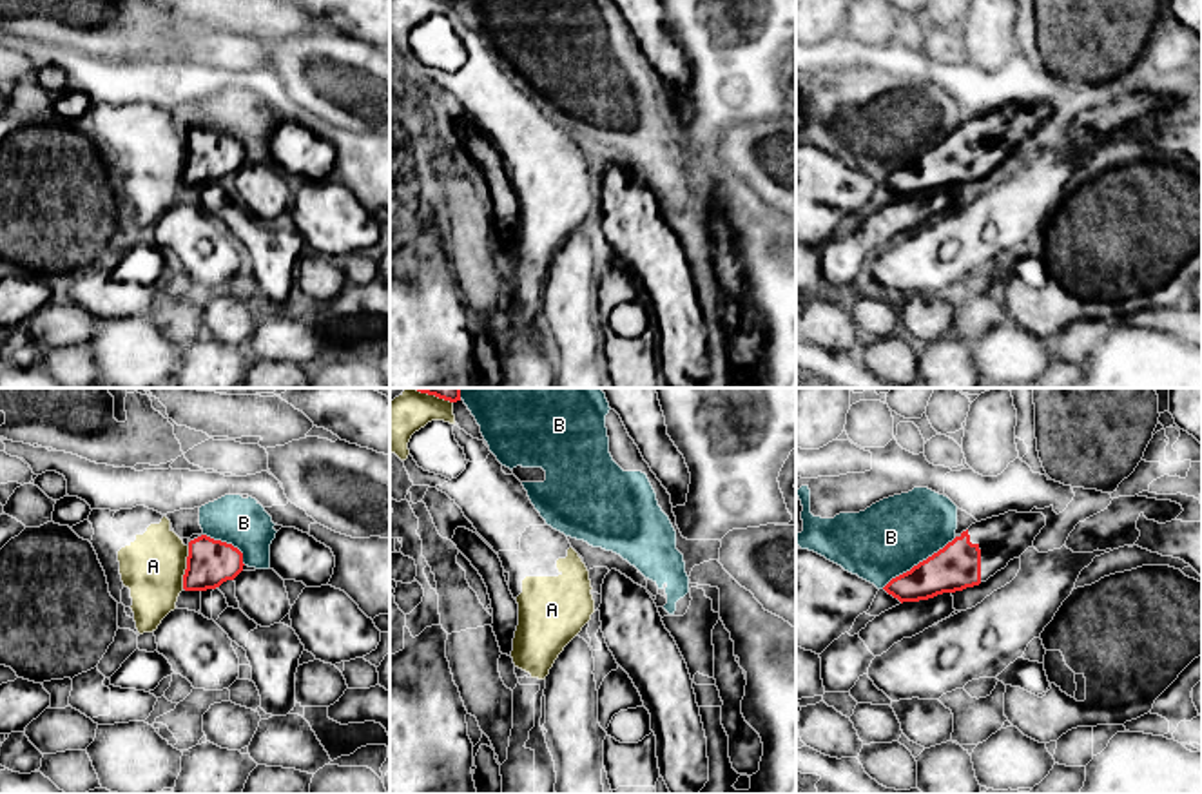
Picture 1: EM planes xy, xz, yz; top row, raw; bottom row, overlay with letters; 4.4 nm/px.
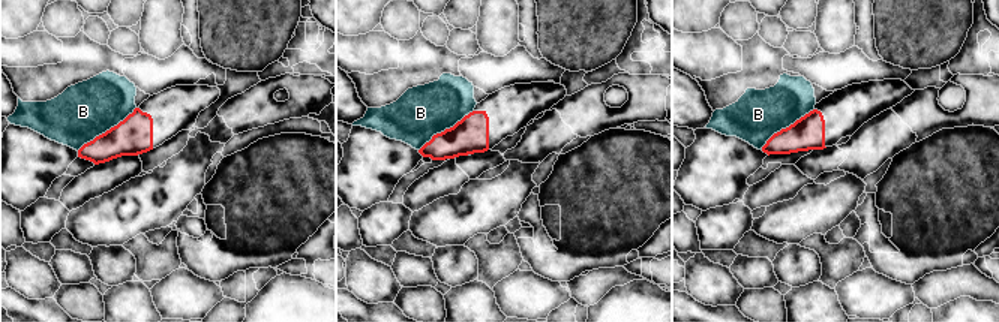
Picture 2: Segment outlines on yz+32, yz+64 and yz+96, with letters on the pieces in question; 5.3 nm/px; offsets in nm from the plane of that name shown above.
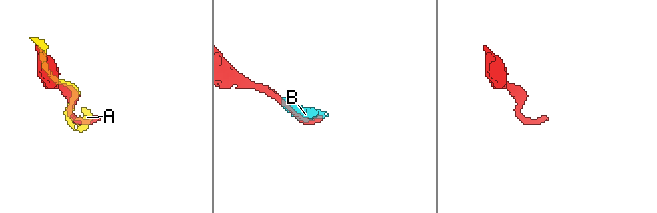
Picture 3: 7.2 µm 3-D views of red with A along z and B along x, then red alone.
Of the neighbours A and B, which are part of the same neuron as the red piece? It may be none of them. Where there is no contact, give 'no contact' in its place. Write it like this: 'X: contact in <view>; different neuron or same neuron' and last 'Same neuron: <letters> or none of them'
A: contact in xy; different neuron
B: contact in yz; different neuron
Same neuron: none of them

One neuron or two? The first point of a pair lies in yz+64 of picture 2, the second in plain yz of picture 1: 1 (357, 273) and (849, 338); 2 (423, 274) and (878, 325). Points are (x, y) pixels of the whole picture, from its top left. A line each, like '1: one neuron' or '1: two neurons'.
1: one neuron
2: one neuron

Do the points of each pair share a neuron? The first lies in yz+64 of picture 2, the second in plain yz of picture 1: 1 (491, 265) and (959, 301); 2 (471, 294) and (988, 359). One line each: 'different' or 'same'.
1: same
2: different

